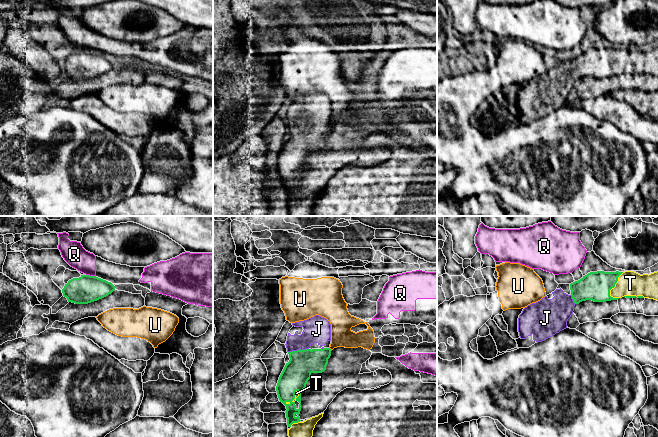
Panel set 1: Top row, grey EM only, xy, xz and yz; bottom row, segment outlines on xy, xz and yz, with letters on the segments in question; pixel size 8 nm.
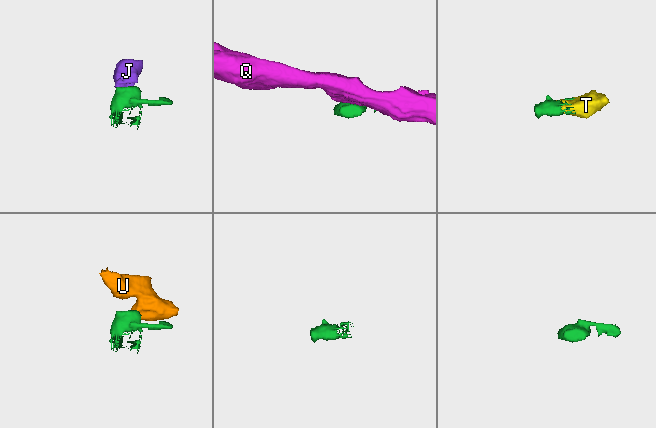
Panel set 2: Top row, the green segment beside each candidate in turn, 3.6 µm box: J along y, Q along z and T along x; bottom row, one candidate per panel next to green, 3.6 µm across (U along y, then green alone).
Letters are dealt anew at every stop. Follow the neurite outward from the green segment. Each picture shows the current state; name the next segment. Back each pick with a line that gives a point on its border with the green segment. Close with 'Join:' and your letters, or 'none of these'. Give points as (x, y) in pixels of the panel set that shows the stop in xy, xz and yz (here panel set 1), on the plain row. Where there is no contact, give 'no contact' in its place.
J: meets green in xz at (299, 125)
T: meets green in yz at (614, 61)
Join: J, T

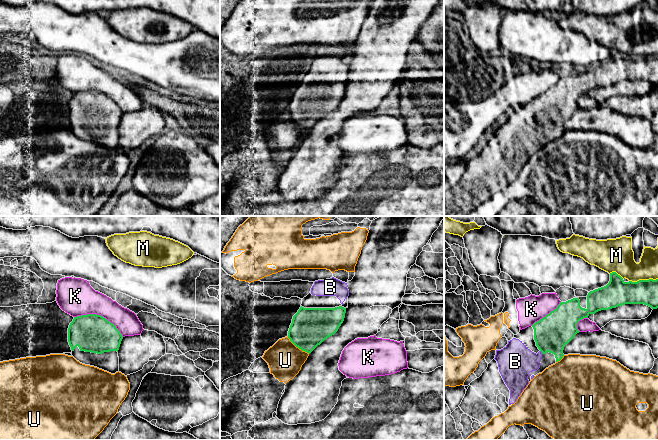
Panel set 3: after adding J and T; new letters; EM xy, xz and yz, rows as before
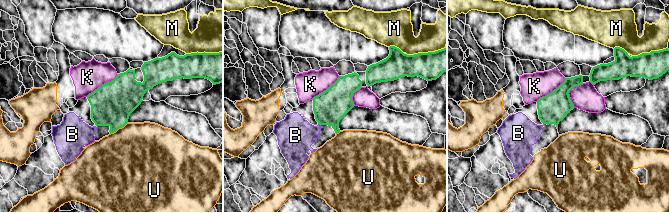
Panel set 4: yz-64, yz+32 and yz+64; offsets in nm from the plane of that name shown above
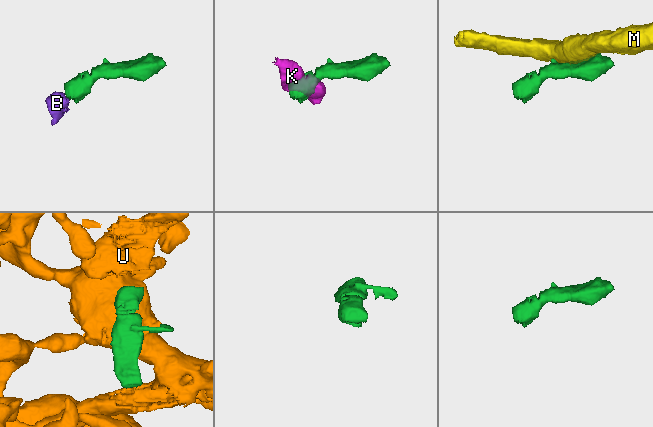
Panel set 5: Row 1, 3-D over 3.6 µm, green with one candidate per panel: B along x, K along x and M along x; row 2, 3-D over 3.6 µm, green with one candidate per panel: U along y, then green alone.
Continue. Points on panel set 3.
B: meets green in yz at (542, 128)
Join: B

